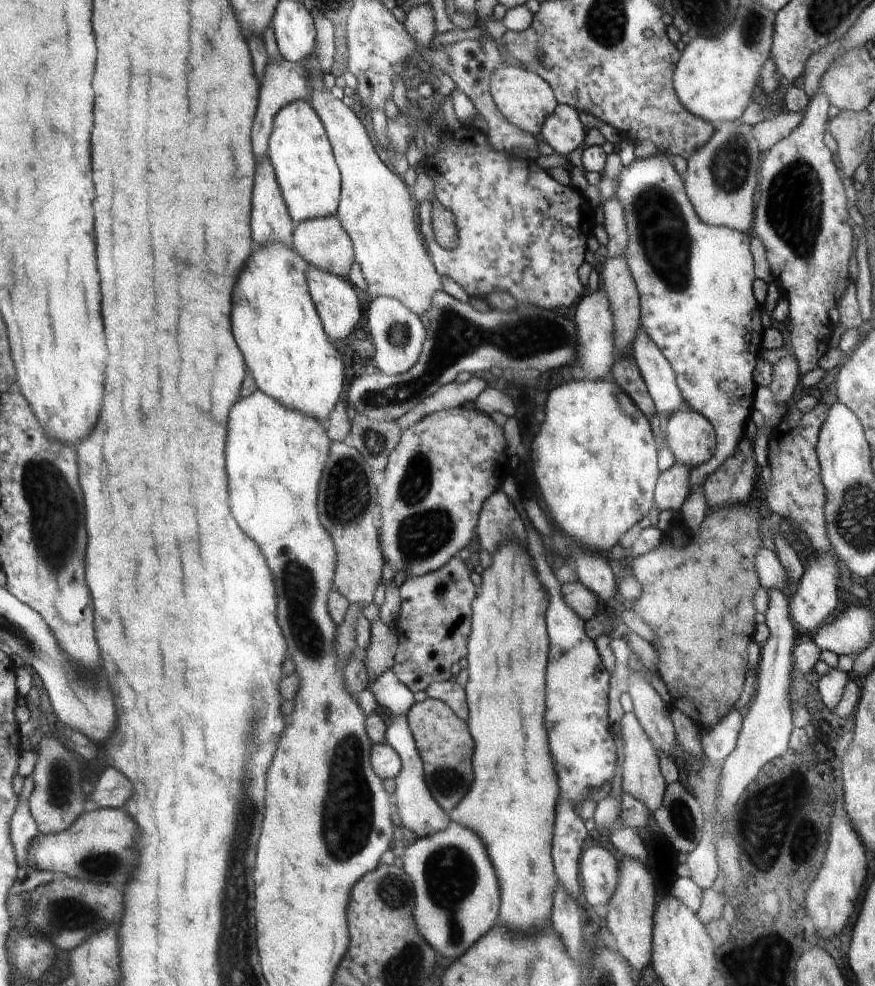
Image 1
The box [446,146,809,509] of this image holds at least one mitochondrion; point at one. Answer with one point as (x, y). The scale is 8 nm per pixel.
(663, 232)

